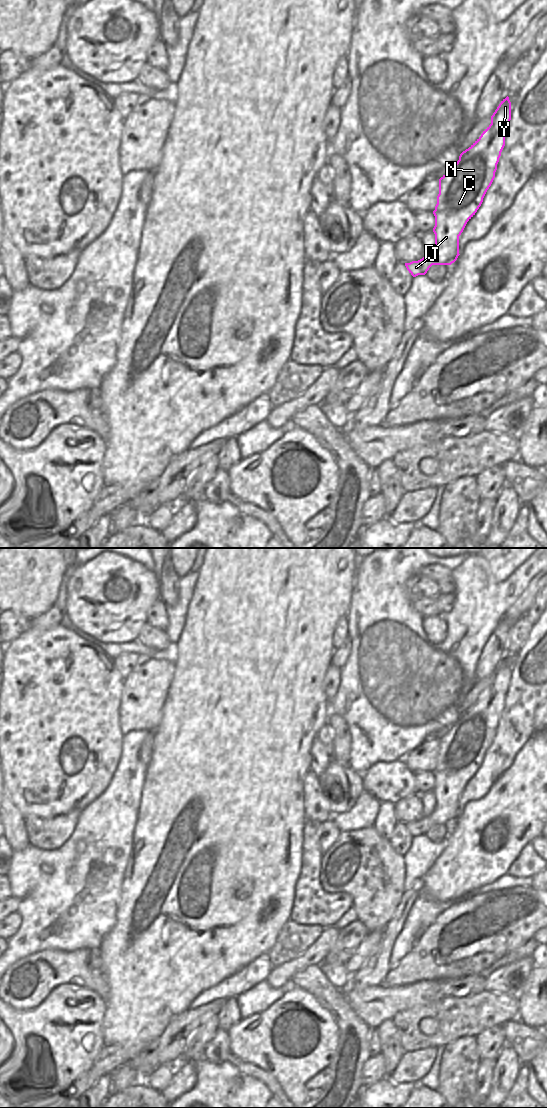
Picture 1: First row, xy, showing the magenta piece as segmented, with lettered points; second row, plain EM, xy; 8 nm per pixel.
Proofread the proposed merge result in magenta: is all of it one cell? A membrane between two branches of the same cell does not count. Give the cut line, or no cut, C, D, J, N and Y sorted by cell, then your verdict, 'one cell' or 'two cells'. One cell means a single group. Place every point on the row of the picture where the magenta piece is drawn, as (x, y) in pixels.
cut none; groups C D J N Y; one cell

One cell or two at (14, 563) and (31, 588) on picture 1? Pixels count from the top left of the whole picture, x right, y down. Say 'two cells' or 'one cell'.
one cell

